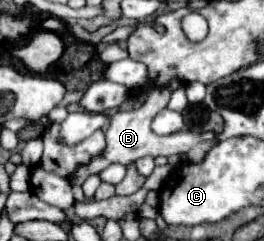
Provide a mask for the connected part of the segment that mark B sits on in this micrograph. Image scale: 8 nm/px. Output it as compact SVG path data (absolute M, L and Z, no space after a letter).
M162 87L162 89L152 89L152 93L146 97L144 105L132 111L118 111L110 117L108 129L106 129L106 149L104 155L96 155L96 159L92 159L92 163L86 163L84 167L76 167L76 171L70 175L70 183L72 185L82 185L90 175L98 175L100 171L104 171L106 167L110 167L112 163L120 163L124 167L136 163L140 157L158 157L158 155L186 155L190 161L202 161L204 153L216 143L216 135L212 131L192 131L181 130L170 135L156 135L150 129L150 121L152 117L162 111L166 107L170 99L170 89Z

